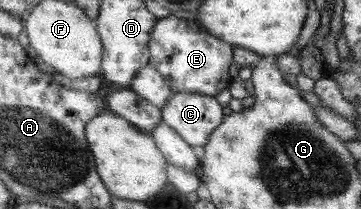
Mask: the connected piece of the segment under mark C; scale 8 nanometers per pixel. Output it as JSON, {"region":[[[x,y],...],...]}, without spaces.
{"region":[[[187,92],[174,93],[162,113],[163,121],[198,151],[208,144],[212,133],[227,117],[216,97]]]}

